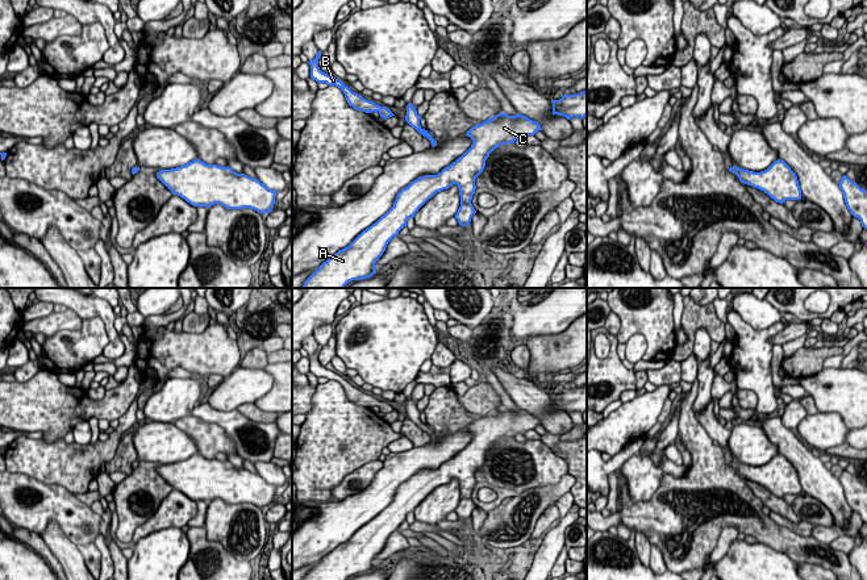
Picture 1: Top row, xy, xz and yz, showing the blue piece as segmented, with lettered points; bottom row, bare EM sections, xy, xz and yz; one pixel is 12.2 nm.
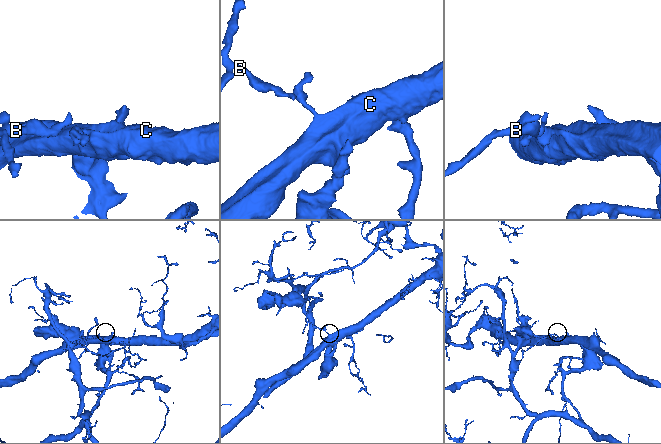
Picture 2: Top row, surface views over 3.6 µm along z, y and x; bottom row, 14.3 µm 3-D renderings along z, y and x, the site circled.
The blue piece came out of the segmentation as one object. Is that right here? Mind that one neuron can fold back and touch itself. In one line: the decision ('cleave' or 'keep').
cleave

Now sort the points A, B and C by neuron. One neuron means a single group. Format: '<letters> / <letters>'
A C / B

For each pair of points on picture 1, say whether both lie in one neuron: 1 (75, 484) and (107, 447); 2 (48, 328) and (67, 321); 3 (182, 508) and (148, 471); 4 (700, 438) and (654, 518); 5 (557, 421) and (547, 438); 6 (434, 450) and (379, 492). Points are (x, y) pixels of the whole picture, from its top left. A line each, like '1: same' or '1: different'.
1: same
2: same
3: different
4: same
5: different
6: same

